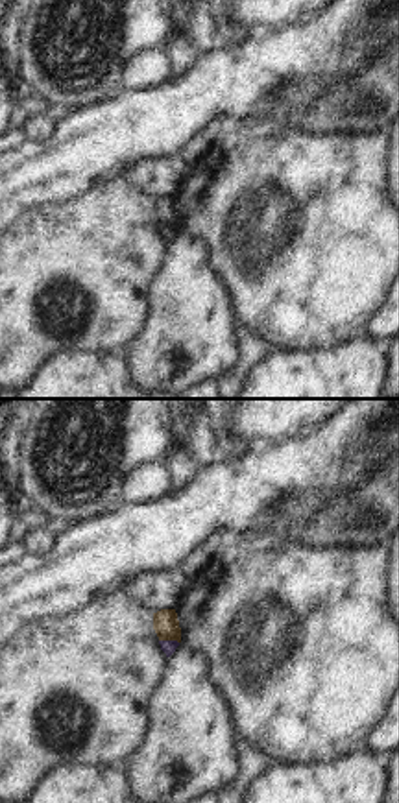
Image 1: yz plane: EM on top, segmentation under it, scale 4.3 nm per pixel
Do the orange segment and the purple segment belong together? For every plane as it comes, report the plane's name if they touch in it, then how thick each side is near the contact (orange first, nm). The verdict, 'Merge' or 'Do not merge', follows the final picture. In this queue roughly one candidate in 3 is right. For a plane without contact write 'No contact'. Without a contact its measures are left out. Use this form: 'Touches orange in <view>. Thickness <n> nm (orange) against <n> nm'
Touches orange in yz. Thickness 110 nm (orange) against 60 nm

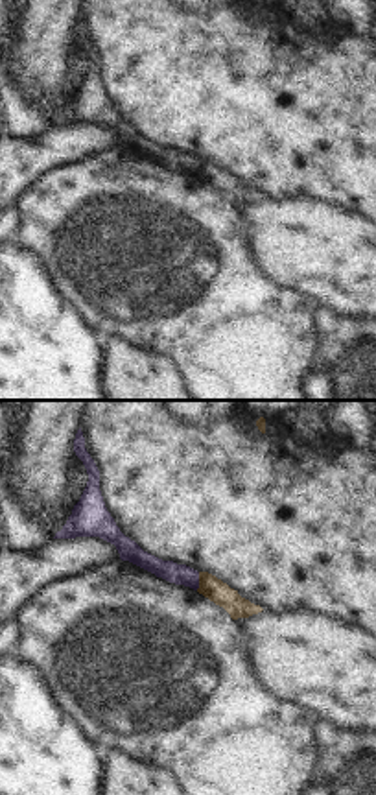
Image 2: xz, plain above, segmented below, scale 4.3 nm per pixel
Touches orange in xz. Thickness 100 nm (orange) against 90 nm

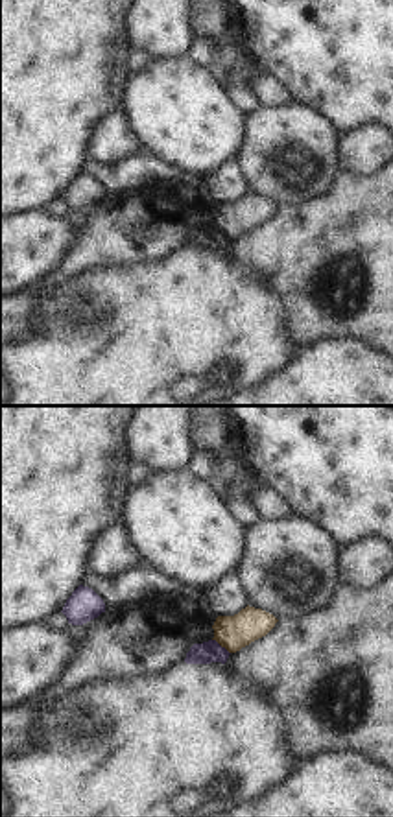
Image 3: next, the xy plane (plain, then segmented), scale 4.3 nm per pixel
Touches orange in xy. Thickness 150 nm (orange) against 100 nm

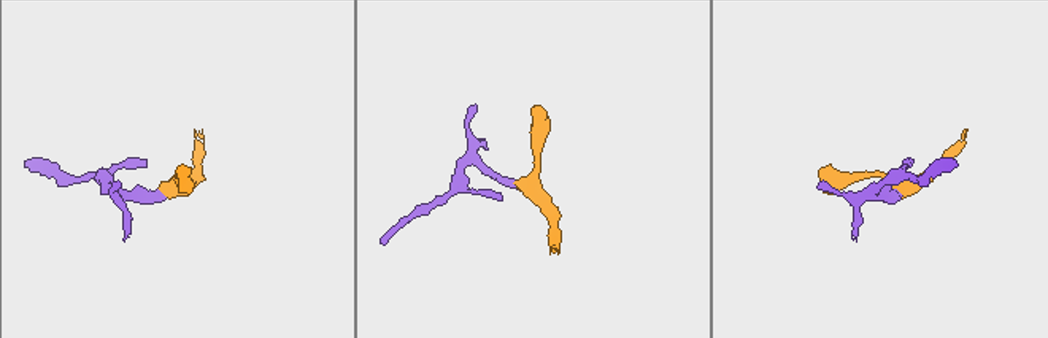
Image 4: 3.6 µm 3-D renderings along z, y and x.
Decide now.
Do not merge

